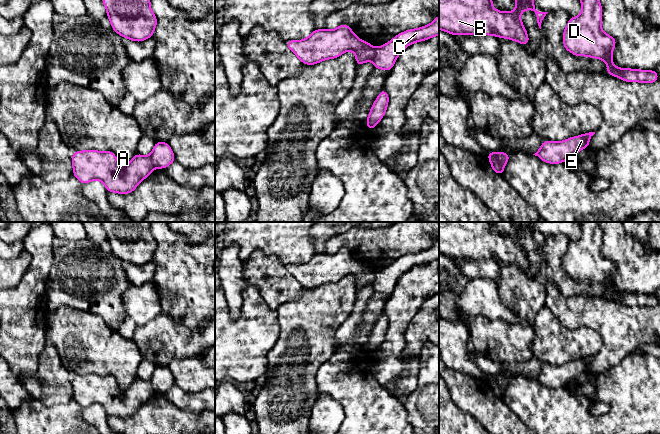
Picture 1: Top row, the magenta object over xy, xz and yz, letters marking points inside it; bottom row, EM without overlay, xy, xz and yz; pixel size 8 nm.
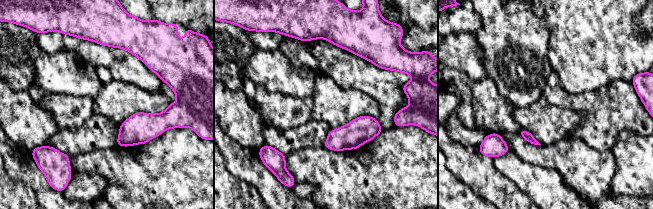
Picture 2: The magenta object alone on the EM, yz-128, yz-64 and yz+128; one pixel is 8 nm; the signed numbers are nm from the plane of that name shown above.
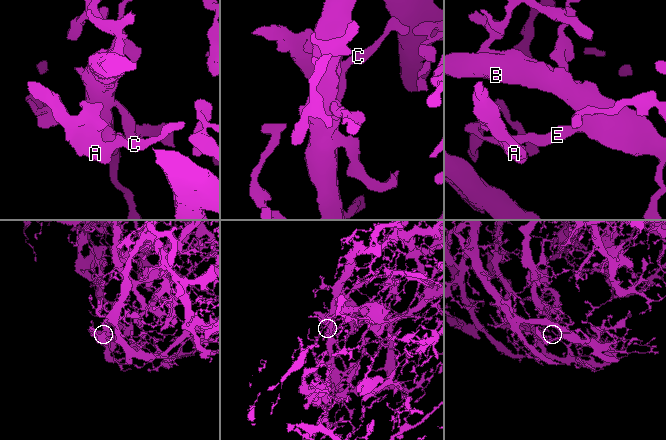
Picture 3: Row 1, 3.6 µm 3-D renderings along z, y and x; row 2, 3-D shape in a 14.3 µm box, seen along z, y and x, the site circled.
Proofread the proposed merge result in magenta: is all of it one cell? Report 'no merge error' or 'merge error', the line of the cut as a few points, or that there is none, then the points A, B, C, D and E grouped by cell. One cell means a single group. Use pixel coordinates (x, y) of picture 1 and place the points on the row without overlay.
merge error | yz (489, 382), (498, 385), (503, 390) | A / B C D E

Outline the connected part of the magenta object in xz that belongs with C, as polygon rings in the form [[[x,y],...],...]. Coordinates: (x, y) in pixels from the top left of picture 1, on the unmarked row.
[[[439,240],[431,248],[404,255],[383,270],[376,272],[375,281],[372,284],[374,291],[390,296],[396,282],[411,267],[426,265],[437,259],[439,259]]]

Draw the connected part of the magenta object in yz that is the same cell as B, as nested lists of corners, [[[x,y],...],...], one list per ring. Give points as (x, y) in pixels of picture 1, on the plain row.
[[[439,222],[439,253],[452,259],[493,259],[528,269],[520,238],[531,233],[541,253],[548,236],[538,236],[533,222],[515,222],[515,228],[513,236],[501,236],[492,231],[492,222]]]

